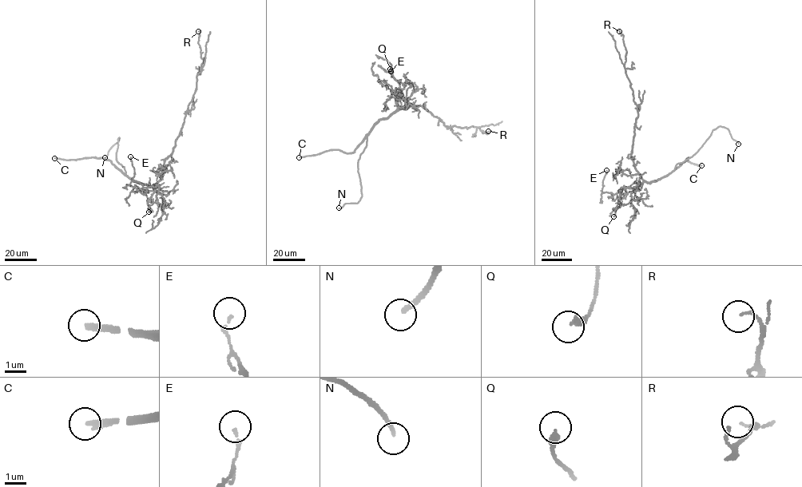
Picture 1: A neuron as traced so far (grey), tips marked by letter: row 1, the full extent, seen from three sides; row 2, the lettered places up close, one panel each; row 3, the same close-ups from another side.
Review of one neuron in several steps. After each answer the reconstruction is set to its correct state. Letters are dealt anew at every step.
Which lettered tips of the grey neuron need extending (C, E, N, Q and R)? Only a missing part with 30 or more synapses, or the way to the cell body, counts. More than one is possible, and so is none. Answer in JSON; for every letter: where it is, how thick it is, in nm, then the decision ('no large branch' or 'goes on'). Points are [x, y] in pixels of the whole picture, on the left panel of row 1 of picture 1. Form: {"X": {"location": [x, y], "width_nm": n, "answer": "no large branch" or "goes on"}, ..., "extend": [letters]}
{"C": {"location": [54, 158], "width_nm": 260, "answer": "goes on"}, "E": {"location": [130, 156], "width_nm": 160, "answer": "no large branch"}, "N": {"location": [105, 157], "width_nm": 190, "answer": "goes on"}, "Q": {"location": [148, 211], "width_nm": 320, "answer": "no large branch"}, "R": {"location": [198, 31], "width_nm": 100, "answer": "no large branch"}, "extend": ["C", "N"]}

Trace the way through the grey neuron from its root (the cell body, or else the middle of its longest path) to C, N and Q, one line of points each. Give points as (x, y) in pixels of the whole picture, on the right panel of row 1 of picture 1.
C: (637, 172), (649, 183), (668, 175), (688, 157), (689, 162), (701, 165)
N: (637, 172), (646, 182), (660, 180), (692, 156), (720, 126), (728, 130), (738, 144)
Q: (637, 172), (643, 182), (635, 188), (621, 188), (618, 200), (621, 204), (613, 216)

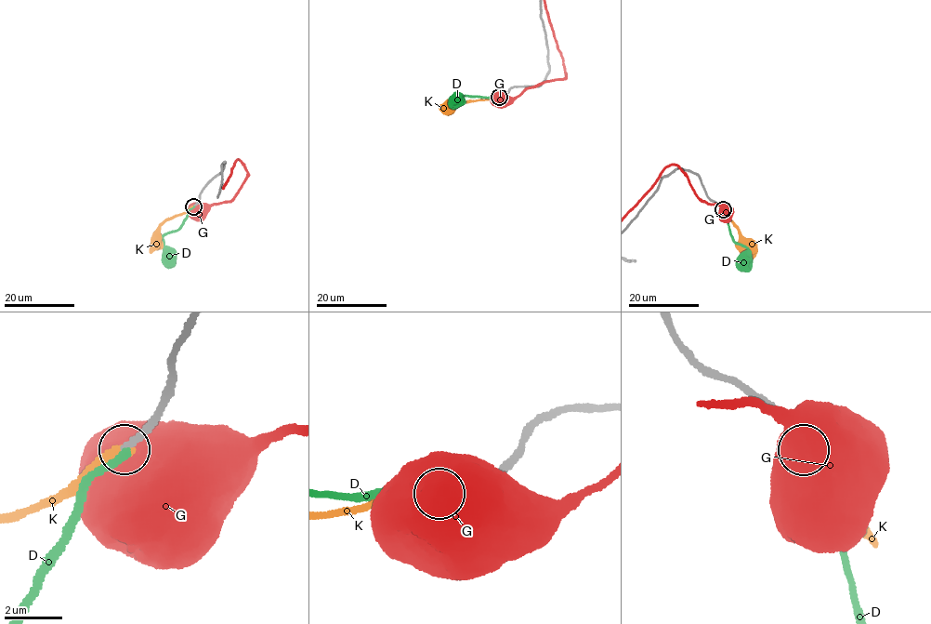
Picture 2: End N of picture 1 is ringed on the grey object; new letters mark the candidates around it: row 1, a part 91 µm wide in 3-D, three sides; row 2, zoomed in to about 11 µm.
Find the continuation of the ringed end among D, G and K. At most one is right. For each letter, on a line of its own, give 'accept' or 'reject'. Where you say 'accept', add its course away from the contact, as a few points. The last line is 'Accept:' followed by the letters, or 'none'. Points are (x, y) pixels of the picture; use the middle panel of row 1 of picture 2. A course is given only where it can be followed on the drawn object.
D: reject
G: reject
K: accept
Accept: K

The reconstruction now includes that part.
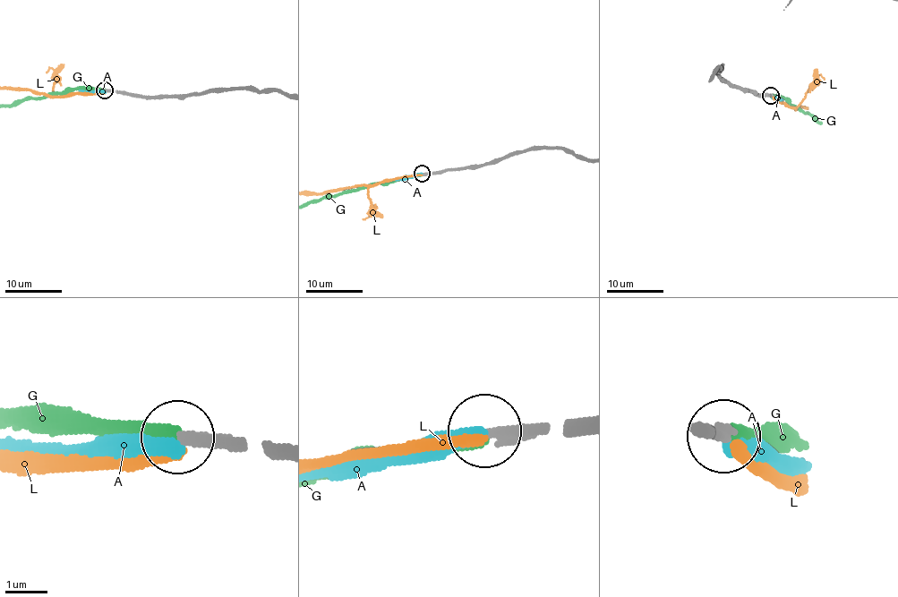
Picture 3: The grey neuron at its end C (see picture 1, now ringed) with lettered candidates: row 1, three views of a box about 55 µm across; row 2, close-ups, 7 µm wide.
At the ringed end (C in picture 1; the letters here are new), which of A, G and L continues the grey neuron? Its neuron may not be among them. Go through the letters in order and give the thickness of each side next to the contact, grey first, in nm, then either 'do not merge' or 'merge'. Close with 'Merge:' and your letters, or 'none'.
A: 280/360 nm | do not merge
G: 280/320 nm | merge
L: 300/280 nm | do not merge
Merge: G

